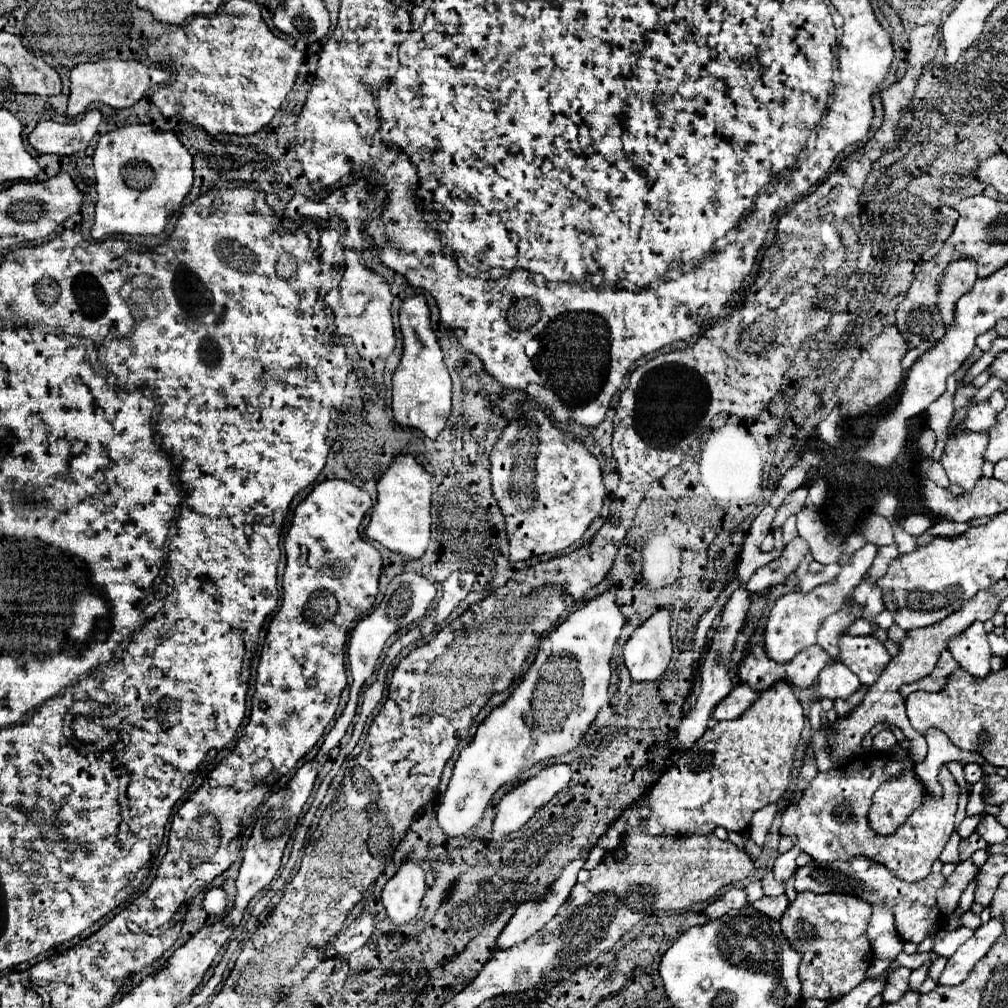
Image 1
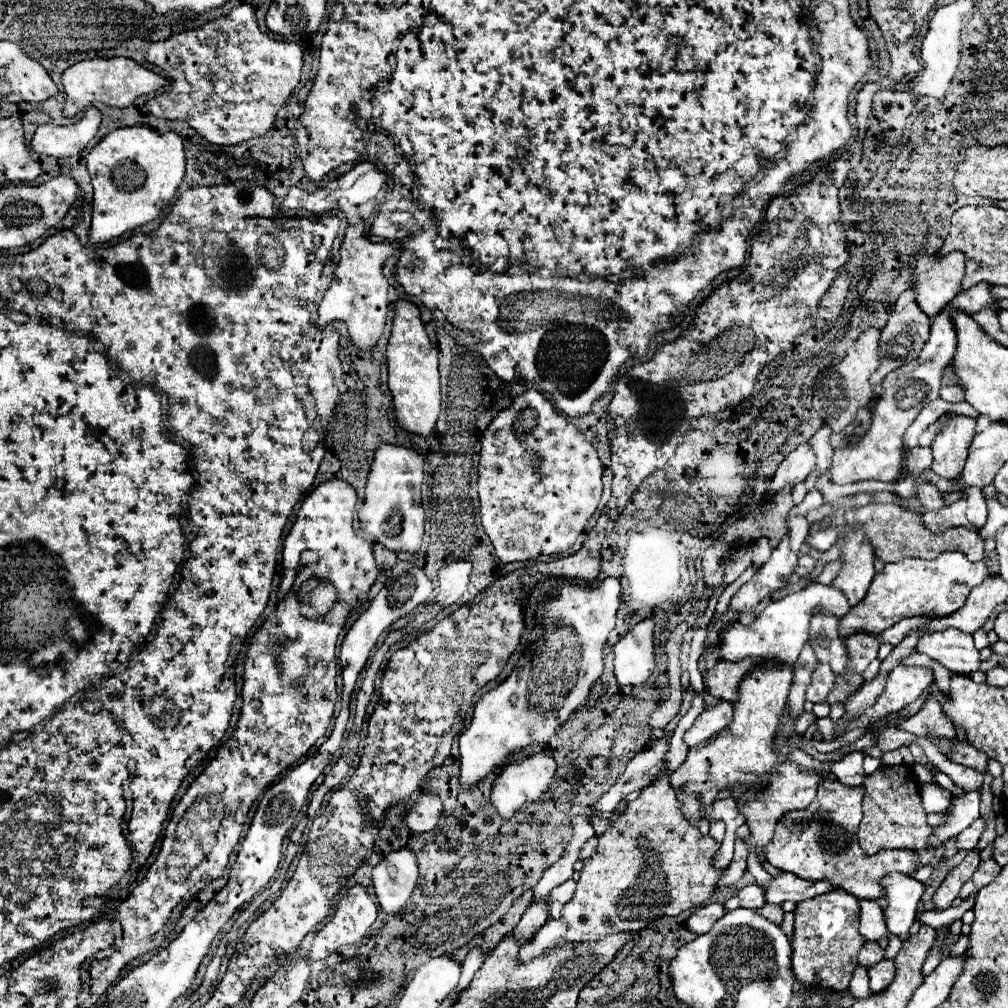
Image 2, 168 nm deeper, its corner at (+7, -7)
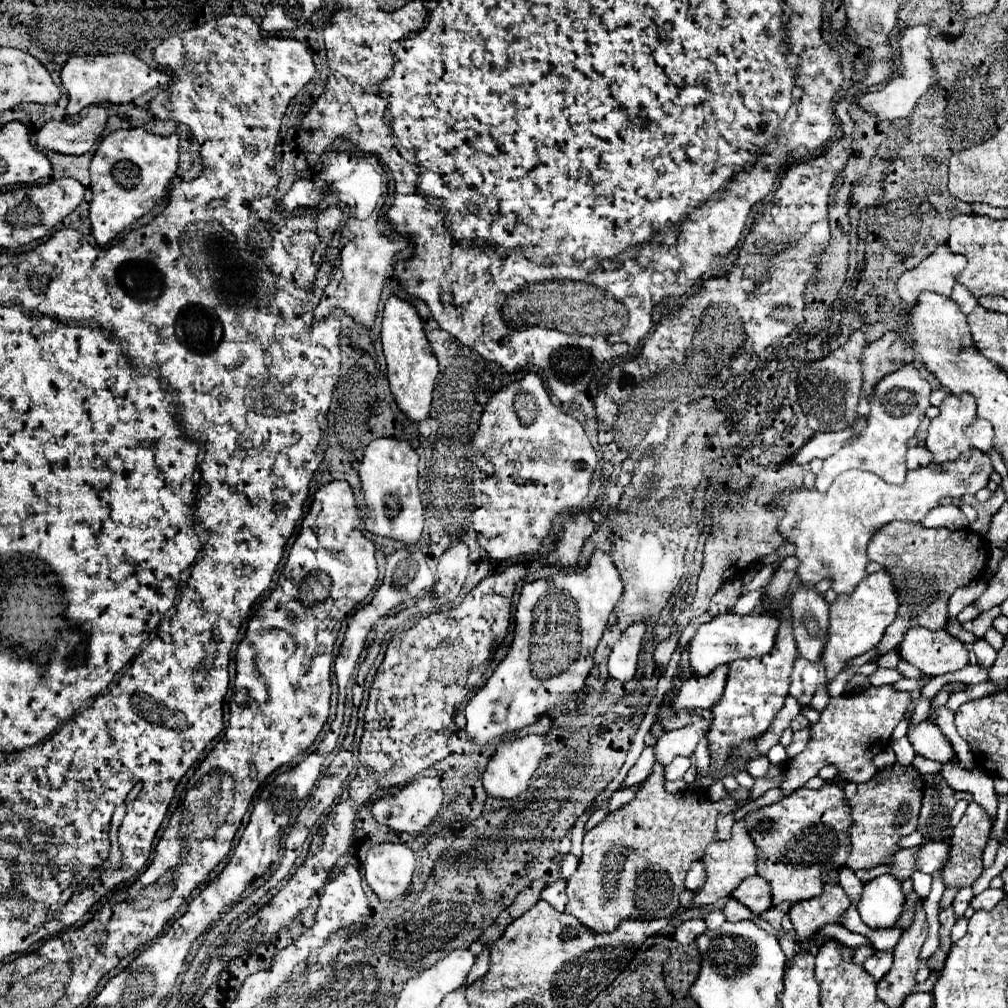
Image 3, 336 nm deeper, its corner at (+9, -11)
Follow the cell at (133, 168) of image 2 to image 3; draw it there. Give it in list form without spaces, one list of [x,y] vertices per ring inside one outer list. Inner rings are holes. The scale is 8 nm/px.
[[[142,127],[118,129],[104,137],[90,163],[90,221],[100,247],[108,245],[126,227],[146,215],[164,199],[170,179],[178,169],[178,135],[160,137]]]

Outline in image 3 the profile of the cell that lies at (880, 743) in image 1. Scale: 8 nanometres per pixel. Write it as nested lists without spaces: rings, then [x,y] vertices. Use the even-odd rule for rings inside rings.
[[[972,801],[964,811],[950,843],[954,843],[954,855],[942,869],[946,889],[970,887],[982,873],[982,851],[988,843],[992,819],[984,817],[984,807]]]

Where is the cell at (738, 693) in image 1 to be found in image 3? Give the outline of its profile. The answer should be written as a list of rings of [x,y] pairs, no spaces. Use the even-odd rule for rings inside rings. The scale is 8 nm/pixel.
[[[700,719],[696,723],[690,723],[682,729],[676,731],[668,731],[666,735],[662,735],[658,739],[658,743],[654,745],[654,753],[656,753],[656,761],[660,765],[668,765],[676,755],[686,755],[690,757],[696,749],[696,745],[700,743],[700,739],[708,733],[712,721],[710,719]]]

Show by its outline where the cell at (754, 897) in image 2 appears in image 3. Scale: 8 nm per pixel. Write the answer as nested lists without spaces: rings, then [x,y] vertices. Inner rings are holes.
[[[728,899],[726,907],[724,907],[726,919],[728,921],[742,921],[742,919],[756,919],[756,915],[742,903],[738,903],[736,899]]]

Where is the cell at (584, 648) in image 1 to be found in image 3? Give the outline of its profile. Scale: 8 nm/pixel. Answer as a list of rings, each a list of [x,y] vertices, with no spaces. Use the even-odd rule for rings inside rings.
[[[594,551],[584,571],[574,573],[556,573],[548,579],[538,579],[526,583],[520,593],[520,601],[516,607],[516,629],[508,655],[496,667],[486,685],[468,701],[466,705],[466,733],[474,745],[488,745],[492,739],[498,739],[506,733],[516,733],[532,723],[536,723],[542,715],[550,715],[554,707],[564,703],[570,693],[584,687],[584,679],[588,677],[594,665],[596,645],[606,629],[608,617],[616,603],[622,597],[622,581],[620,575],[608,555],[602,551]]]

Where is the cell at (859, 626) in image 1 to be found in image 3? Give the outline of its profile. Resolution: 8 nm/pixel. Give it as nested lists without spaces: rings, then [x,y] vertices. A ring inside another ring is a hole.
[[[892,521],[880,527],[868,543],[868,559],[880,563],[886,571],[890,569],[894,585],[900,593],[898,621],[894,621],[878,647],[872,651],[850,659],[844,669],[860,667],[864,663],[878,661],[880,655],[898,647],[902,637],[910,627],[942,629],[946,623],[946,607],[954,589],[968,585],[970,581],[982,577],[986,567],[986,543],[980,535],[970,529],[926,529],[920,523]],[[892,559],[892,561],[890,561]]]

